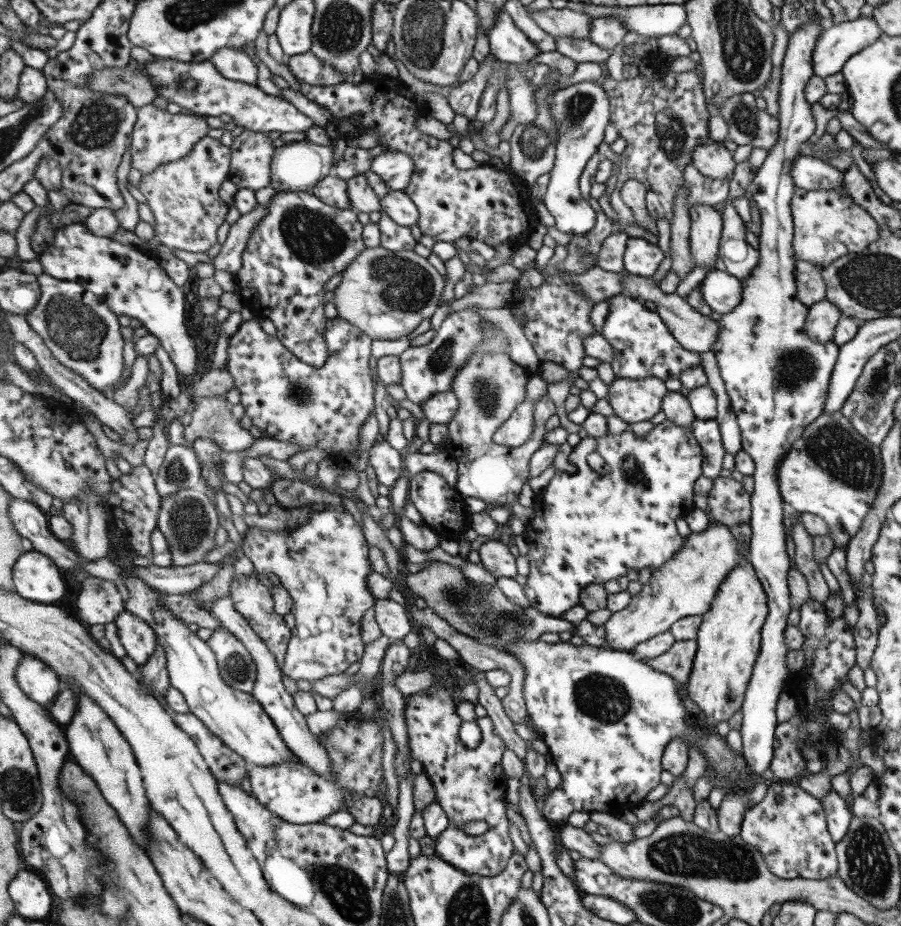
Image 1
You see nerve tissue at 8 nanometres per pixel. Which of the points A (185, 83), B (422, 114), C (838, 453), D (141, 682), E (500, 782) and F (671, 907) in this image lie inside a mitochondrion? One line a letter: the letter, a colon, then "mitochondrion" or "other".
A: mitochondrion
B: other
C: mitochondrion
D: other
E: other
F: mitochondrion

